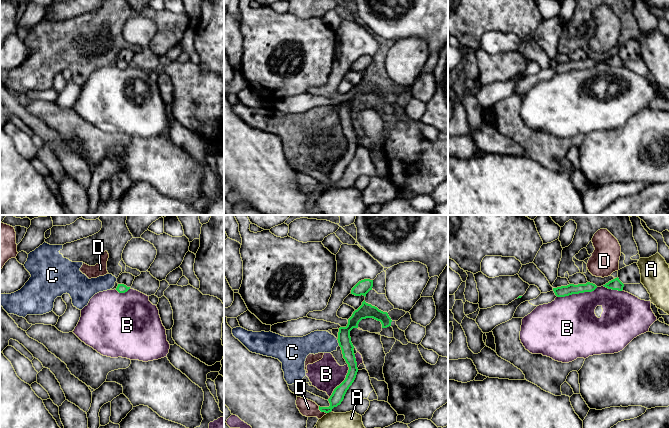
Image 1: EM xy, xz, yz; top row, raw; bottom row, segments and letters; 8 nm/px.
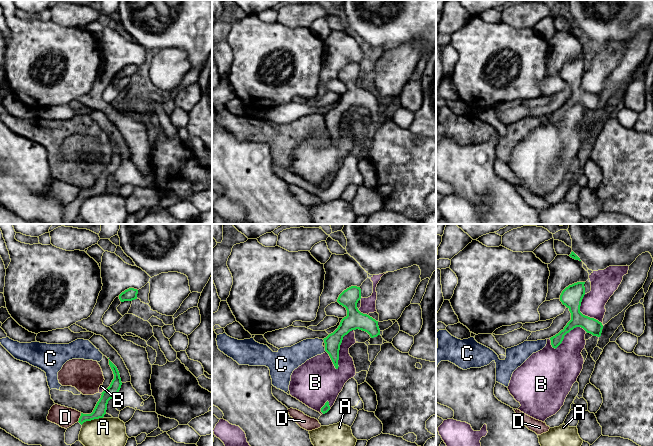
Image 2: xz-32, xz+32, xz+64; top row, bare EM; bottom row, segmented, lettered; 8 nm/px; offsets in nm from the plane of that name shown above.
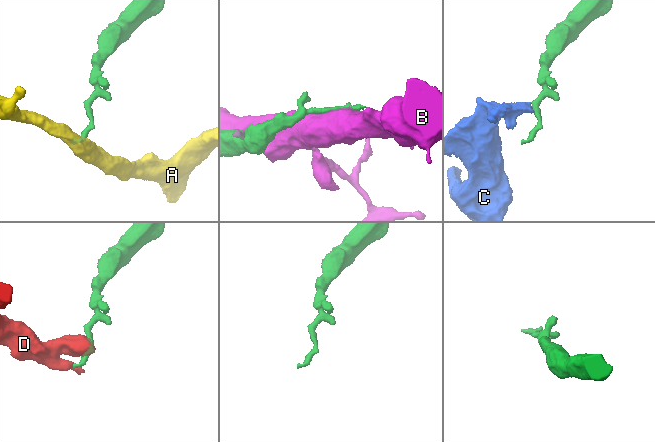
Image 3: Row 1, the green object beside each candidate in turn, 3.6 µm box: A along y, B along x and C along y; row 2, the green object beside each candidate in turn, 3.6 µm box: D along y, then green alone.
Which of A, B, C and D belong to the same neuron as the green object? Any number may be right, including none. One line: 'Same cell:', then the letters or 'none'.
Same cell: none

